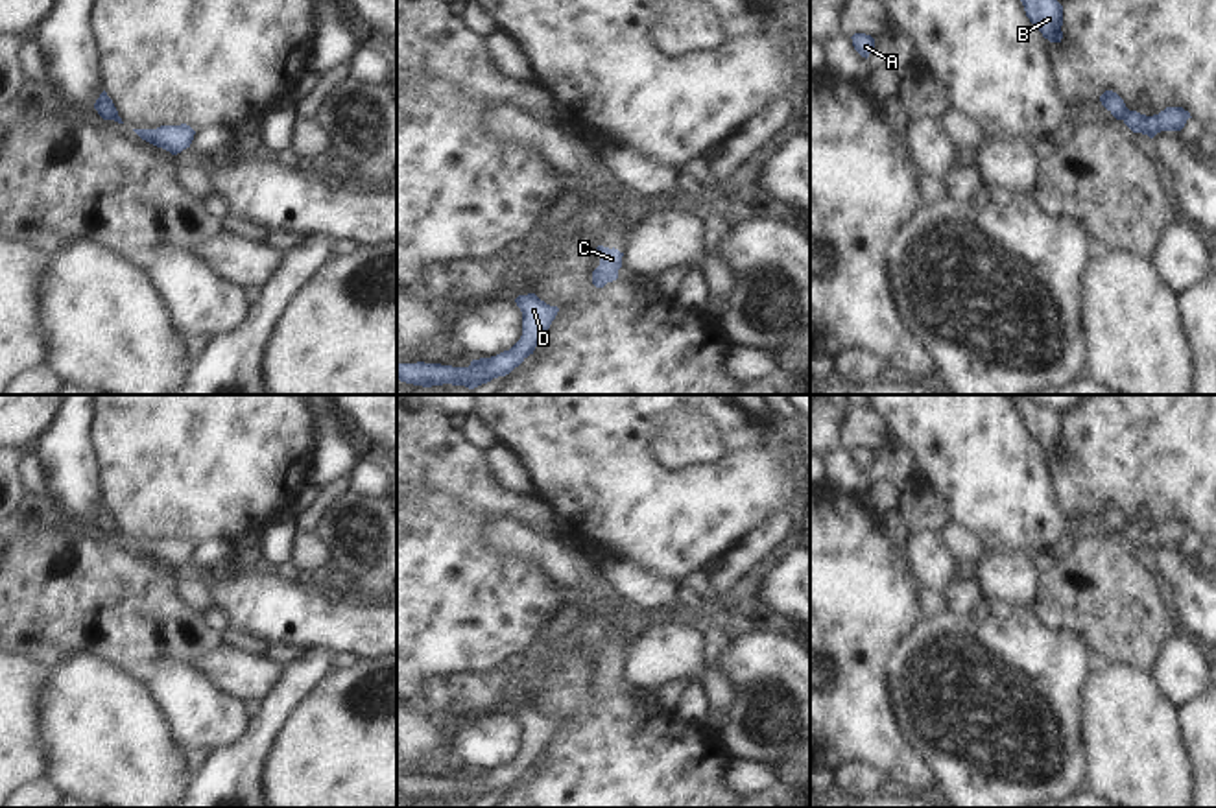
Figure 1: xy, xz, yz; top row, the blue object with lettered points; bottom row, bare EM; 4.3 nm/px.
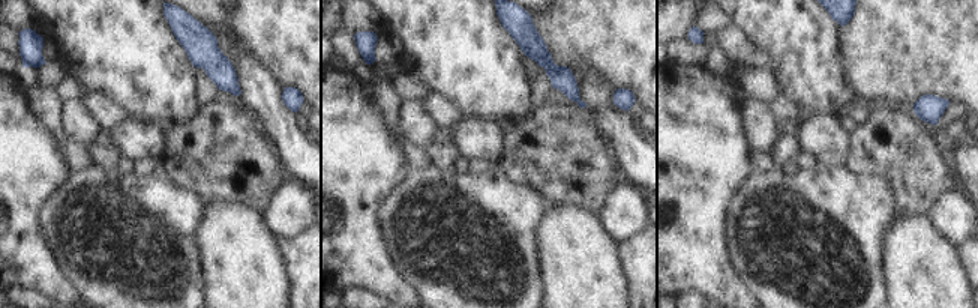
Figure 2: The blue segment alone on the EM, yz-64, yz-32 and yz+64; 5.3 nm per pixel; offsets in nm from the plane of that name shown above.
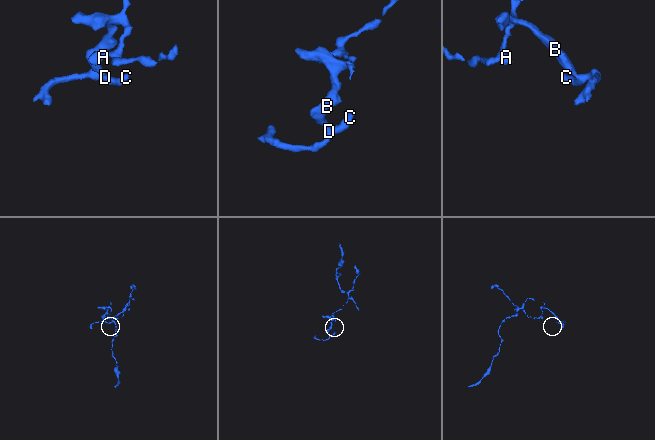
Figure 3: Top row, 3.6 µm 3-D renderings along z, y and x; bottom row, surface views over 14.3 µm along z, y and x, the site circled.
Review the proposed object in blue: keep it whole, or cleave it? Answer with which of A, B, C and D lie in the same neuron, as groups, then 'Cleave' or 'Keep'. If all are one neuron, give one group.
Groups: A B C D. Keep

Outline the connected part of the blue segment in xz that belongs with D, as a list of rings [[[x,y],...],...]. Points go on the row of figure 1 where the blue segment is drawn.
[[[535,293],[519,295],[515,299],[522,312],[522,336],[509,349],[491,358],[472,360],[469,367],[452,367],[441,363],[397,363],[397,378],[406,384],[432,387],[432,386],[465,386],[474,389],[493,378],[509,374],[544,338],[559,308],[541,301]]]

